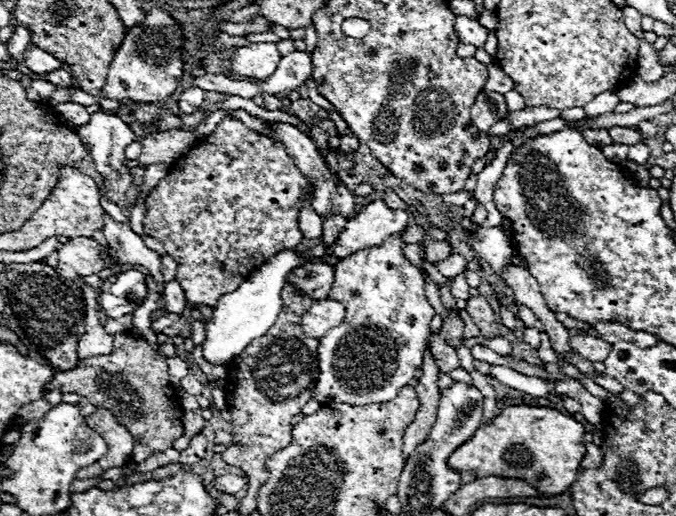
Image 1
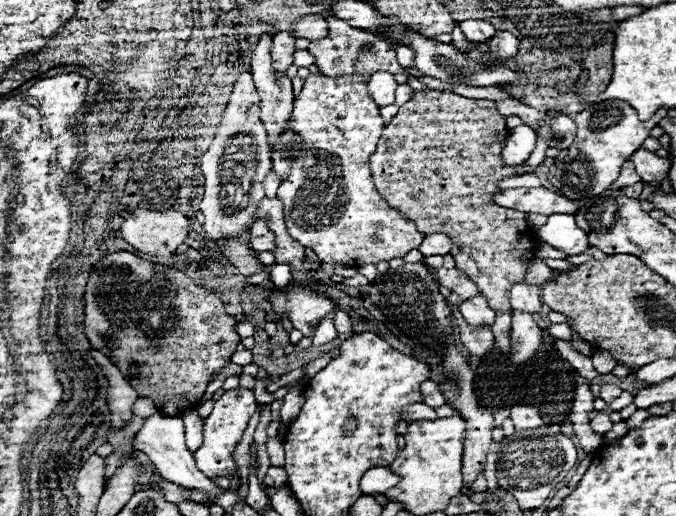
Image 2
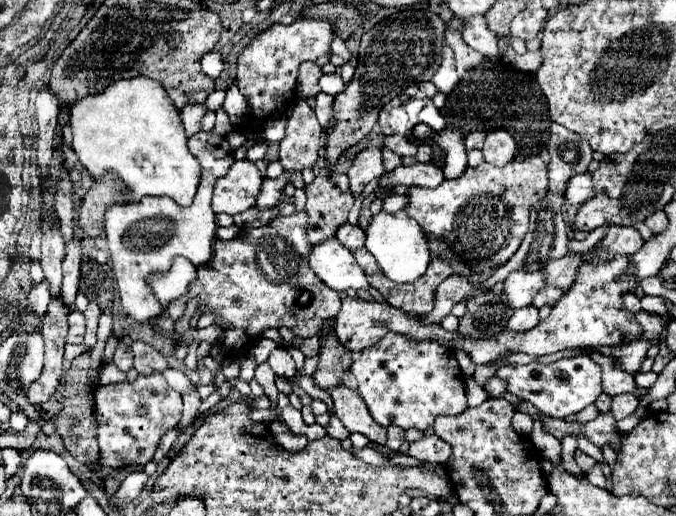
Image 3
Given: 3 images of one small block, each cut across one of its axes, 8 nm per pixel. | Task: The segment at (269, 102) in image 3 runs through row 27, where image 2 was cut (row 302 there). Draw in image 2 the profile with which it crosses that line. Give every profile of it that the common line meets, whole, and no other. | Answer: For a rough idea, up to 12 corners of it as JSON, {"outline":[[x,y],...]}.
{"outline":[[290,284],[270,296],[278,316],[312,336],[334,312],[330,298]]}

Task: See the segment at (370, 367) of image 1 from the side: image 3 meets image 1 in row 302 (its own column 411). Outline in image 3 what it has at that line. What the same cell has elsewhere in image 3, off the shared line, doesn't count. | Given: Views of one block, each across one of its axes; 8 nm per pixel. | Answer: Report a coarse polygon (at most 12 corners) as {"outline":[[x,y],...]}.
{"outline":[[398,334],[350,366],[380,426],[468,408],[452,350]]}

